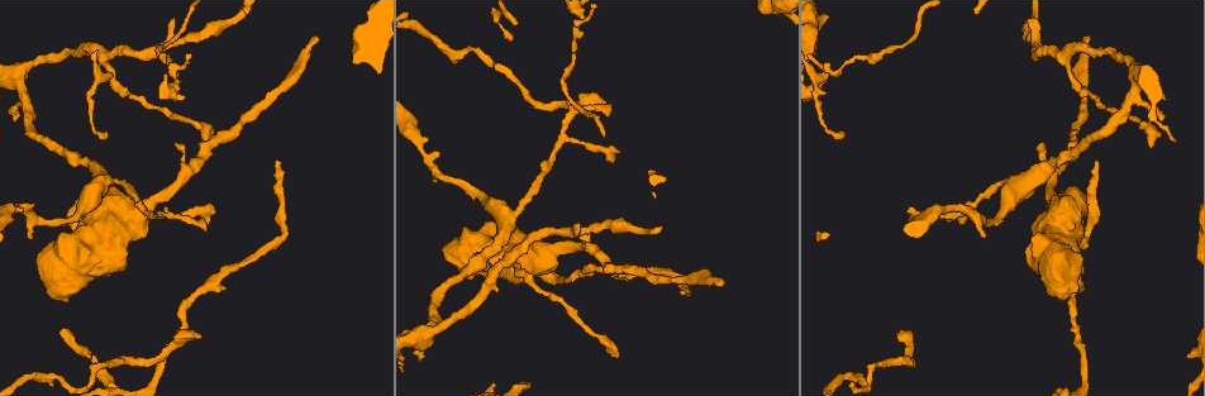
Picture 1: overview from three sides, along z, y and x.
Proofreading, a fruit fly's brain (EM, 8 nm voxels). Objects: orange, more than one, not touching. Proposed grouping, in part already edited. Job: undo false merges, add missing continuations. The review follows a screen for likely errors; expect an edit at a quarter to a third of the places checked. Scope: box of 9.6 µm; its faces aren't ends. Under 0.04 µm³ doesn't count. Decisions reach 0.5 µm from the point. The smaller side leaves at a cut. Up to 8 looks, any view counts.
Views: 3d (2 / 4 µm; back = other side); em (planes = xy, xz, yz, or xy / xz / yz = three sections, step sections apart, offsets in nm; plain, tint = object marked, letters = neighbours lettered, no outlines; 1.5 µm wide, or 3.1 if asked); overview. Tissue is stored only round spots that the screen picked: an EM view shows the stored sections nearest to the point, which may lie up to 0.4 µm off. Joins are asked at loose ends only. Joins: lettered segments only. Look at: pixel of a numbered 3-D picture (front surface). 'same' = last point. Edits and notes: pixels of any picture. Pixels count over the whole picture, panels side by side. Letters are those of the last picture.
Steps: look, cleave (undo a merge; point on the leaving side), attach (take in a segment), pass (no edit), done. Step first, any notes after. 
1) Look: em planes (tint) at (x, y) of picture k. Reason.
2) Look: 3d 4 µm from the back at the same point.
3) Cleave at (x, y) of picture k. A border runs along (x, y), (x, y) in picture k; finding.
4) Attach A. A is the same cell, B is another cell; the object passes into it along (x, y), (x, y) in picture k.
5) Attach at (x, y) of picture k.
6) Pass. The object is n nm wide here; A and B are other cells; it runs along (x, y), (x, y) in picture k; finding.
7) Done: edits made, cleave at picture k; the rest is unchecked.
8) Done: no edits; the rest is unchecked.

Look: em planes (letters) at (679, 292) of picture 1.

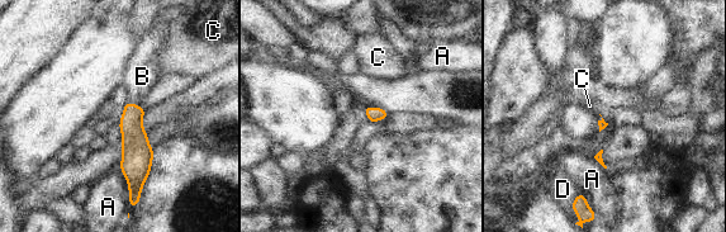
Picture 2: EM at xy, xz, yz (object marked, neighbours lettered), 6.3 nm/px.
Attach B. B is the same cell, A, C and D are other cells; the cell continues.

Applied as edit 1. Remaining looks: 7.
Look: overview.

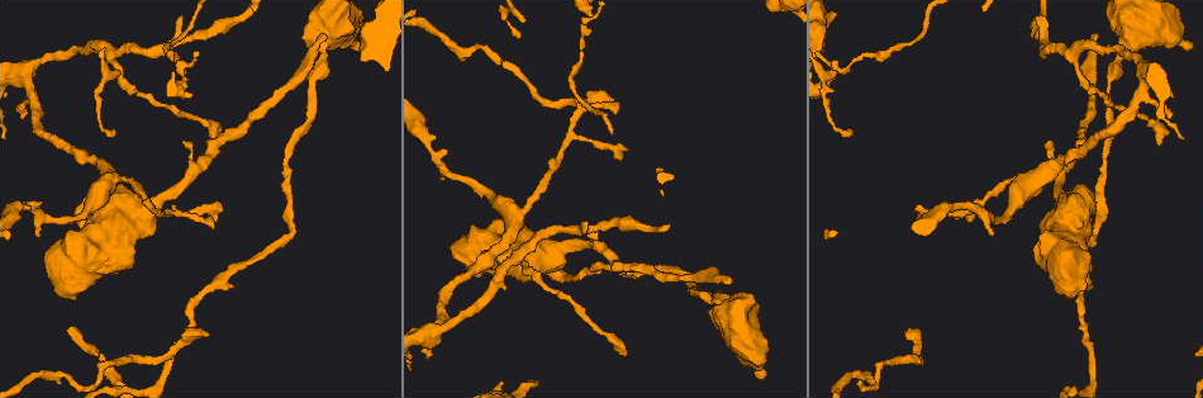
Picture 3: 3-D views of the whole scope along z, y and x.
Look: em planes (letters) at (1171, 117) of picture 3. Free end.

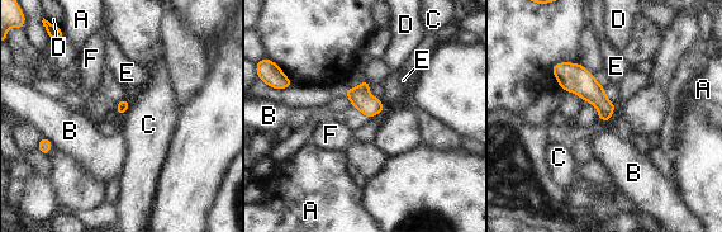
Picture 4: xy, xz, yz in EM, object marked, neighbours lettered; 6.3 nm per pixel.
Pass. A, B, C, D, E and F are other cells; no lettered segment goes on from it.

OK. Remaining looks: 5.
Done: edits made, attach at picture 2; the rest is unchecked.

